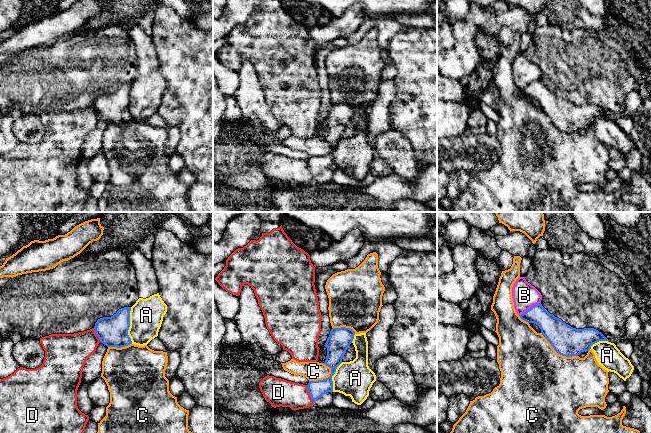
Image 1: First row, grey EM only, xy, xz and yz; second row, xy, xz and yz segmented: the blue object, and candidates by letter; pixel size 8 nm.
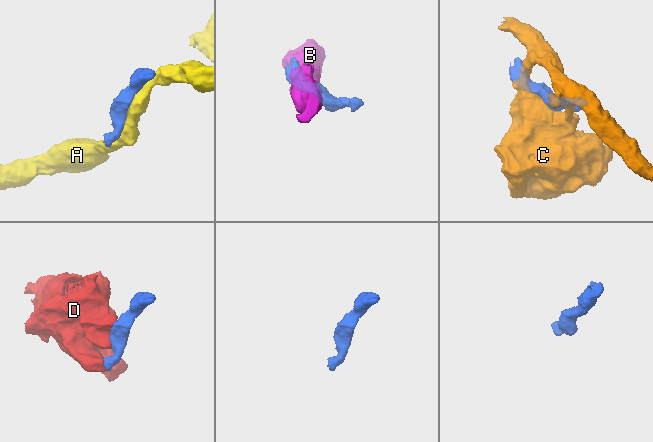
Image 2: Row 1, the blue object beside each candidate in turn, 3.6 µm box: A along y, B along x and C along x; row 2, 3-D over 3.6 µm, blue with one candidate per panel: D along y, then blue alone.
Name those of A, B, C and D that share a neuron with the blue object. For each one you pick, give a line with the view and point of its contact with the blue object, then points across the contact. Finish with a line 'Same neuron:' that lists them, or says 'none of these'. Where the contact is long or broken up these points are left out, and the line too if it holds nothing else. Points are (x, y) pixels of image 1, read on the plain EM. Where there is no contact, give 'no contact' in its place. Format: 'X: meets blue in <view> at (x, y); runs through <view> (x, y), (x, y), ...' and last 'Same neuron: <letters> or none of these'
Same neuron: none of these

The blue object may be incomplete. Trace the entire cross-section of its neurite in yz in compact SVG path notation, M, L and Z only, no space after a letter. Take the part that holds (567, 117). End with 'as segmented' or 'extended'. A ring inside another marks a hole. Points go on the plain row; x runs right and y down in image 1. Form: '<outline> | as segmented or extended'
M541 79L532 82L519 91L528 99L534 99L541 105L542 111L554 126L566 133L578 132L589 127L591 122L599 117L609 116L594 104L576 105L550 90Z | as segmented

